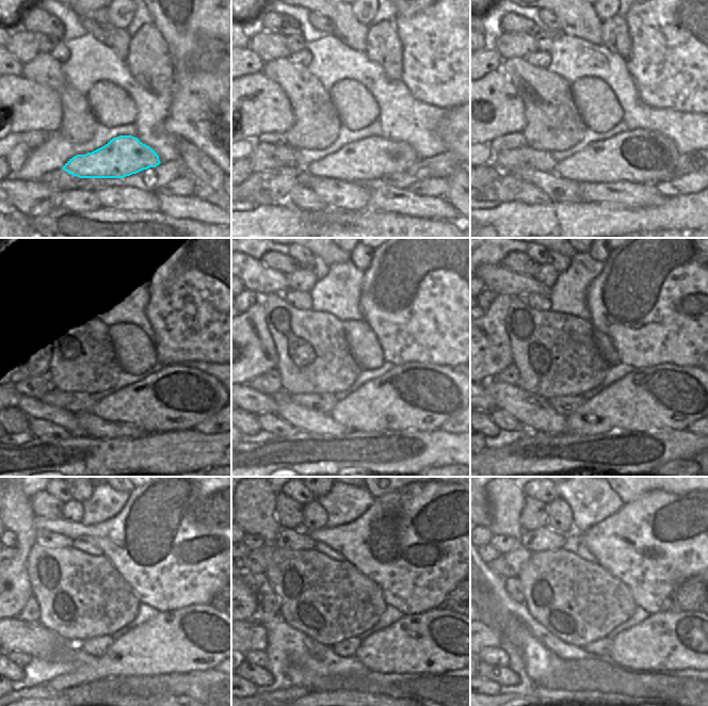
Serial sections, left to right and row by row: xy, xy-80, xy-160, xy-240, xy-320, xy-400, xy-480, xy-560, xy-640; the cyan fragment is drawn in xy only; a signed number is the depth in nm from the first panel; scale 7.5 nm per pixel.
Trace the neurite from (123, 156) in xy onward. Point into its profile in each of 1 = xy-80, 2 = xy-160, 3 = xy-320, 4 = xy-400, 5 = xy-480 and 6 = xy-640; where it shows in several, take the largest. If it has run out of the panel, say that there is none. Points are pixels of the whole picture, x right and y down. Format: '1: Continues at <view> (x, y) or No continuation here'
1: Continues at xy-80 (373, 157)
2: Continues at xy-160 (641, 156)
3: Continues at xy-320 (414, 396)
4: Continues at xy-400 (664, 397)
5: Continues at xy-480 (195, 638)
6: Continues at xy-640 (668, 641)

